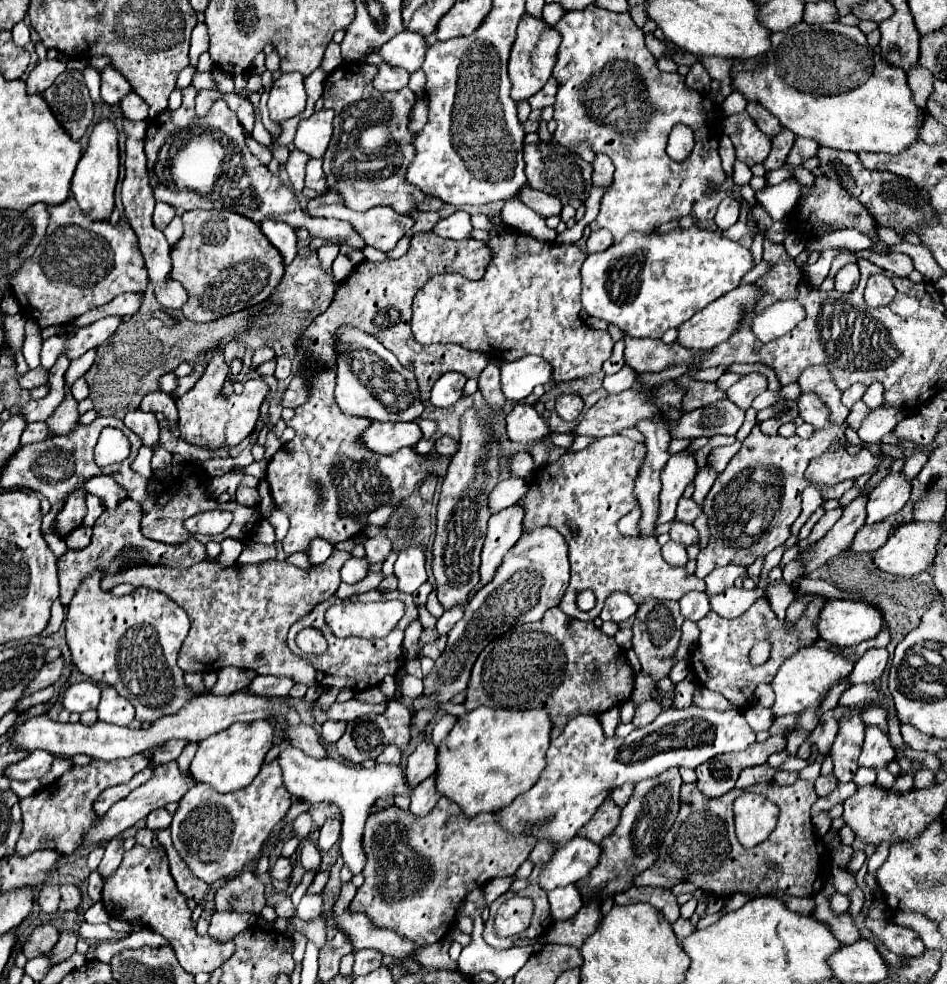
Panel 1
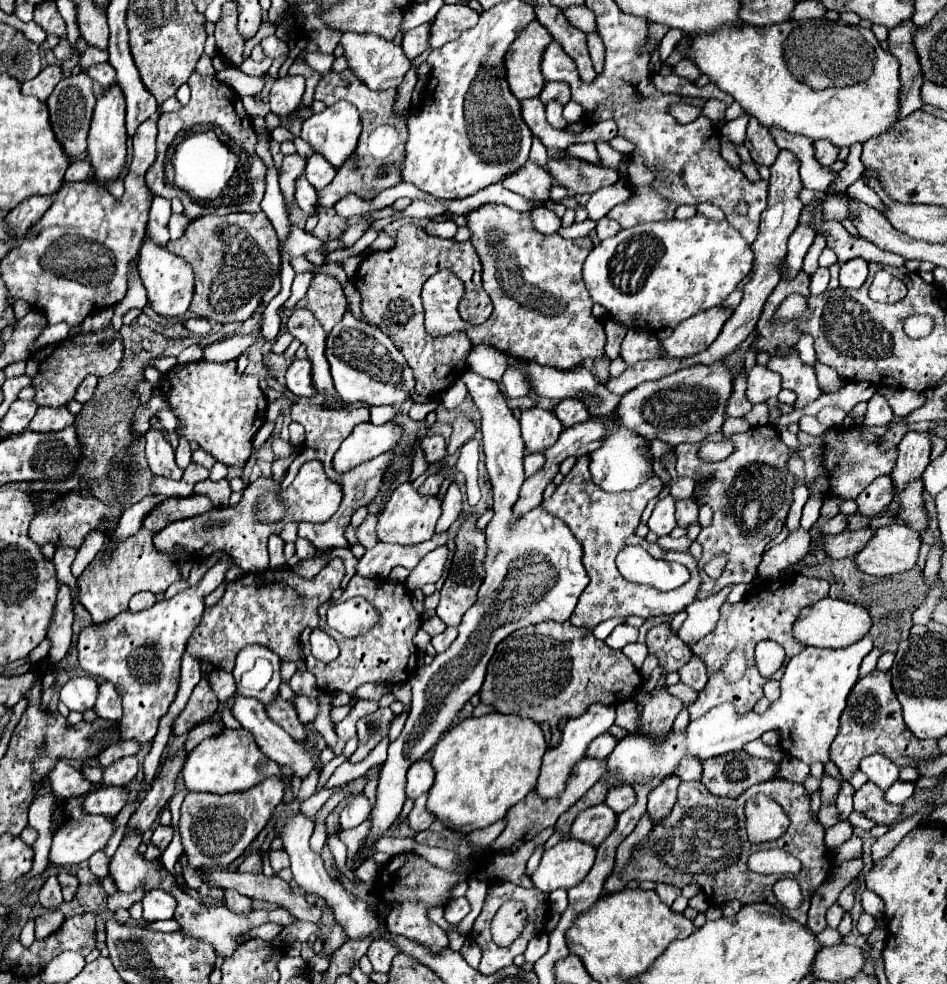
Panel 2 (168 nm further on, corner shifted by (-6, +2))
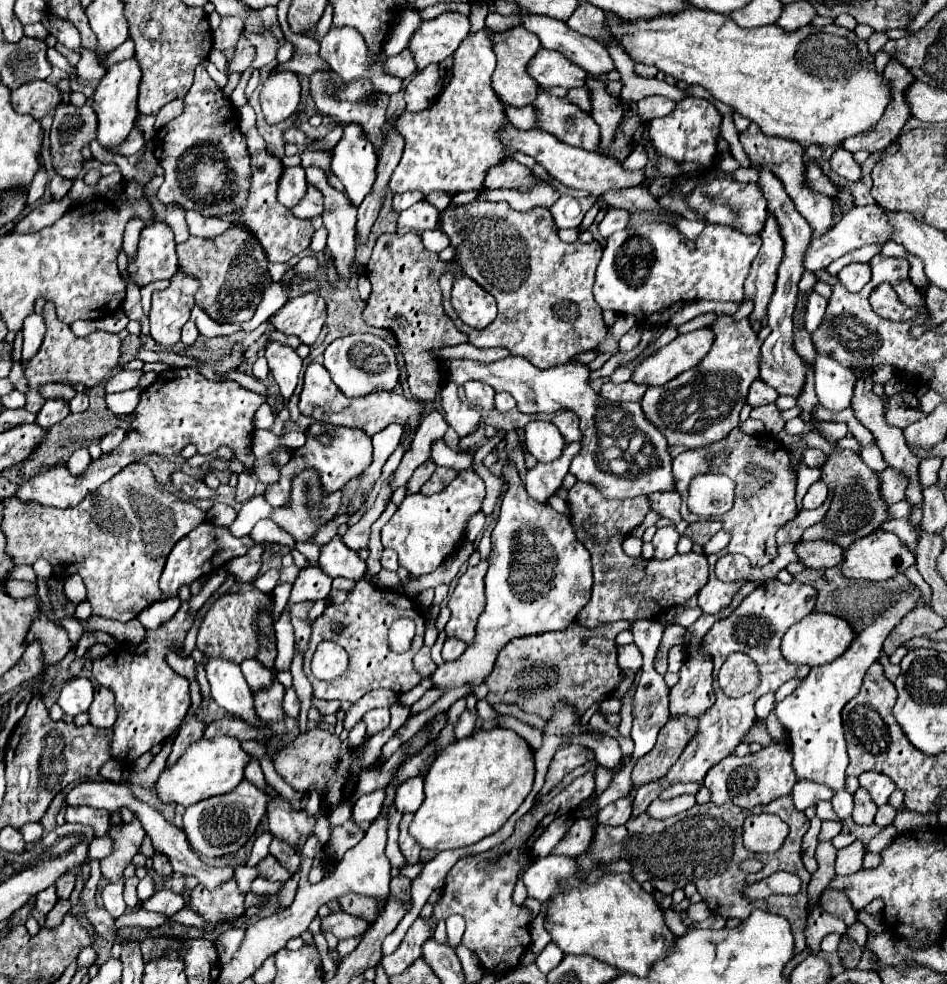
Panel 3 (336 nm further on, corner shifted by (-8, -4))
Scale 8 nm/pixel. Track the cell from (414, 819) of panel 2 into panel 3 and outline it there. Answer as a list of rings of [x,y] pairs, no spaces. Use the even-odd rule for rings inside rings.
[[[405,813],[403,819],[401,819],[401,835],[399,835],[399,849],[407,861],[407,865],[417,865],[421,855],[419,855],[419,847],[415,843],[415,839],[409,835],[409,823],[411,823],[413,815],[411,813]]]

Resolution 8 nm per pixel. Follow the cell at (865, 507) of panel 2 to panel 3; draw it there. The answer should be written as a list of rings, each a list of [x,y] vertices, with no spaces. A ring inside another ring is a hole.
[[[887,467],[879,477],[881,477],[881,495],[883,495],[883,499],[889,505],[901,501],[903,491],[907,489],[907,479],[901,479],[899,471],[891,471],[891,467]]]

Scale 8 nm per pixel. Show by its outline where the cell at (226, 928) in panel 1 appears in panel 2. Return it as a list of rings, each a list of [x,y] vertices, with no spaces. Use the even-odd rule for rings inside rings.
[[[225,891],[225,907],[233,913],[251,913],[253,911],[253,901],[249,897],[239,895],[237,891]]]

